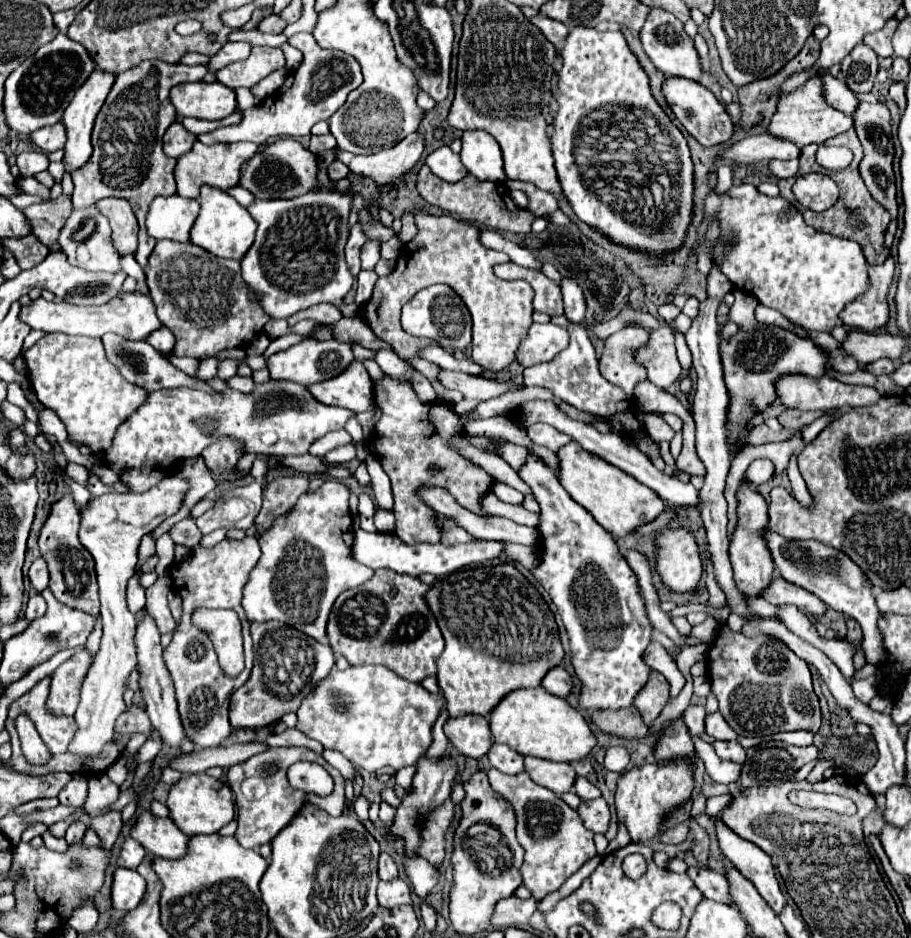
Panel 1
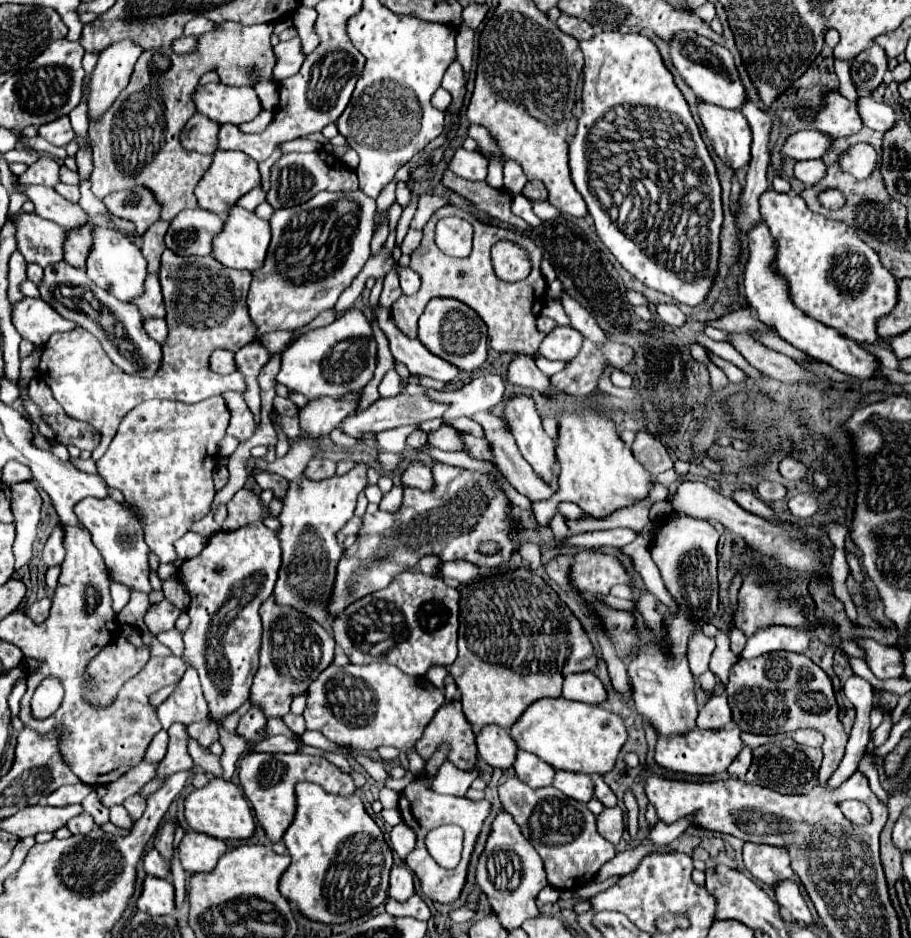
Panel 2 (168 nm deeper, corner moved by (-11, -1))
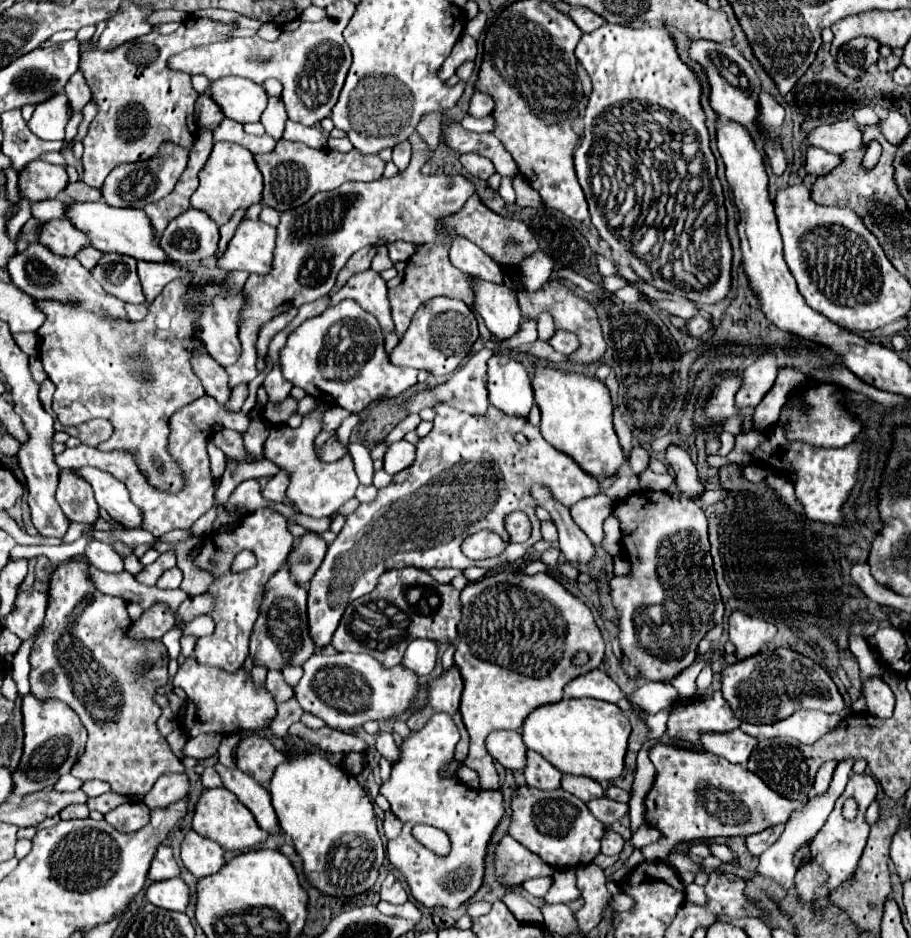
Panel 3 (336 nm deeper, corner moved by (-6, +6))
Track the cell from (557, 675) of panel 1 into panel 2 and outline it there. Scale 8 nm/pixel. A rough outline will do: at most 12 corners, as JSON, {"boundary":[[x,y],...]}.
{"boundary":[[595,673],[565,677],[563,697],[595,705],[605,689]]}

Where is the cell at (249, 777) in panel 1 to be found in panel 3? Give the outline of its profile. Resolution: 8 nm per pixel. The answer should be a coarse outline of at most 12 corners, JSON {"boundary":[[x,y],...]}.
{"boundary":[[248,734],[236,760],[262,786],[288,758],[270,738]]}

